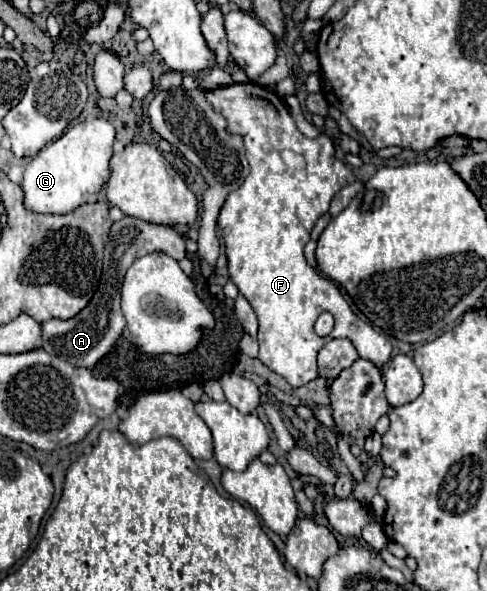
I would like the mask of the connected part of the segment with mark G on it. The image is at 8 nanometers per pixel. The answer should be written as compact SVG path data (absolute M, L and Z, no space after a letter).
M105 118L83 120L69 126L69 130L61 138L49 142L27 164L21 184L25 192L25 208L43 214L67 214L73 212L77 206L85 204L87 198L97 194L109 180L113 142L115 128Z

